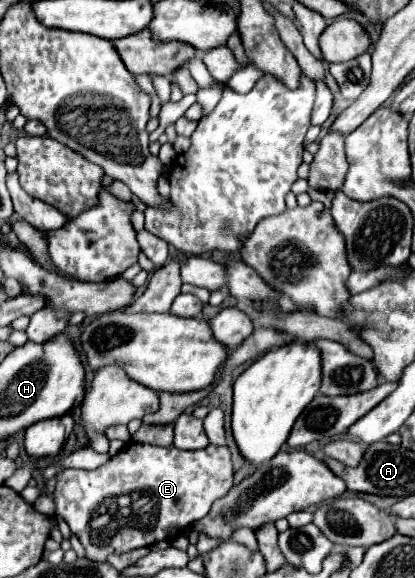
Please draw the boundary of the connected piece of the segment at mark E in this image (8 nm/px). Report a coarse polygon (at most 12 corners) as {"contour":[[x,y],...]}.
{"contour":[[132,442],[56,474],[86,558],[174,540],[234,484],[230,450]]}

